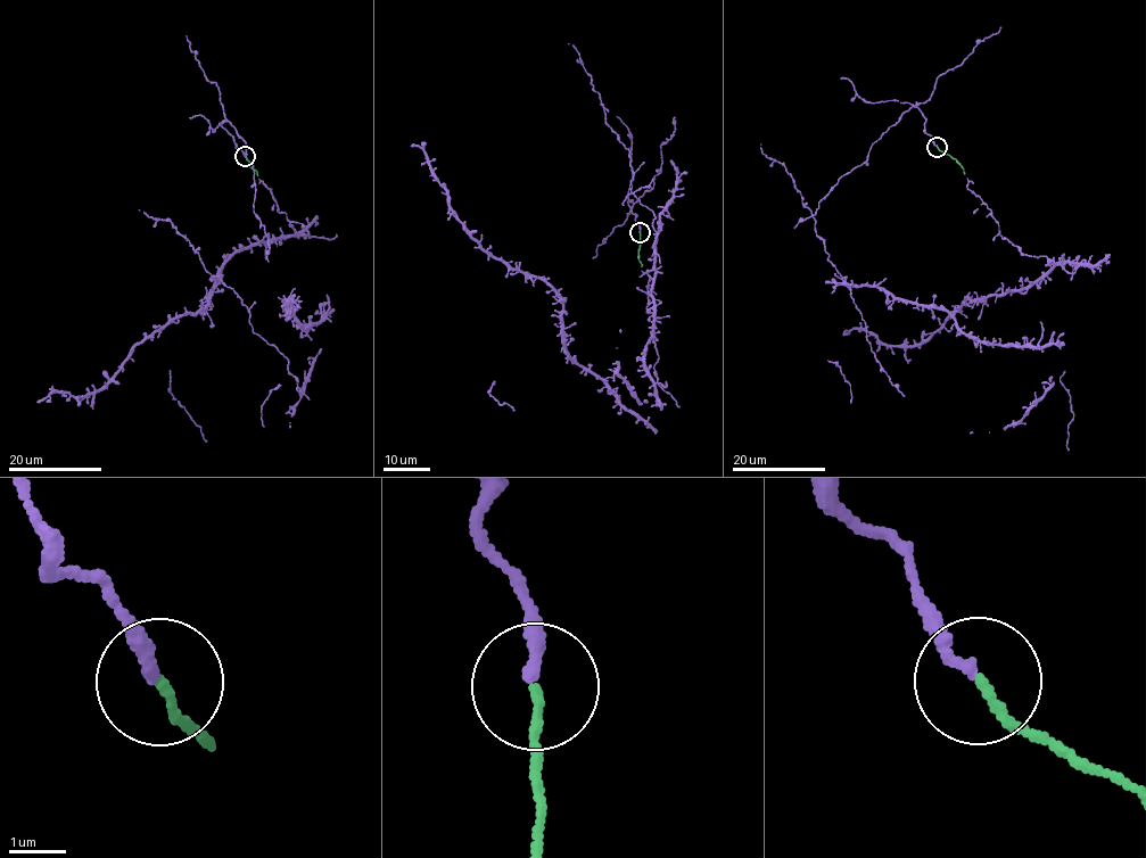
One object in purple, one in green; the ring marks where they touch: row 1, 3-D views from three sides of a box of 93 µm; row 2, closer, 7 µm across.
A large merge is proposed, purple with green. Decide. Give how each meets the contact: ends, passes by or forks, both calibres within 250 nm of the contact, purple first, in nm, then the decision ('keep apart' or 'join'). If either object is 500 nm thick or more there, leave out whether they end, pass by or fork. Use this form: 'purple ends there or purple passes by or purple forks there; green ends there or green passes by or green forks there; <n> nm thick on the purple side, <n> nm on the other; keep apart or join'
purple ends there; green ends there; 220 nm thick on the purple side, 160 nm on the other; join

